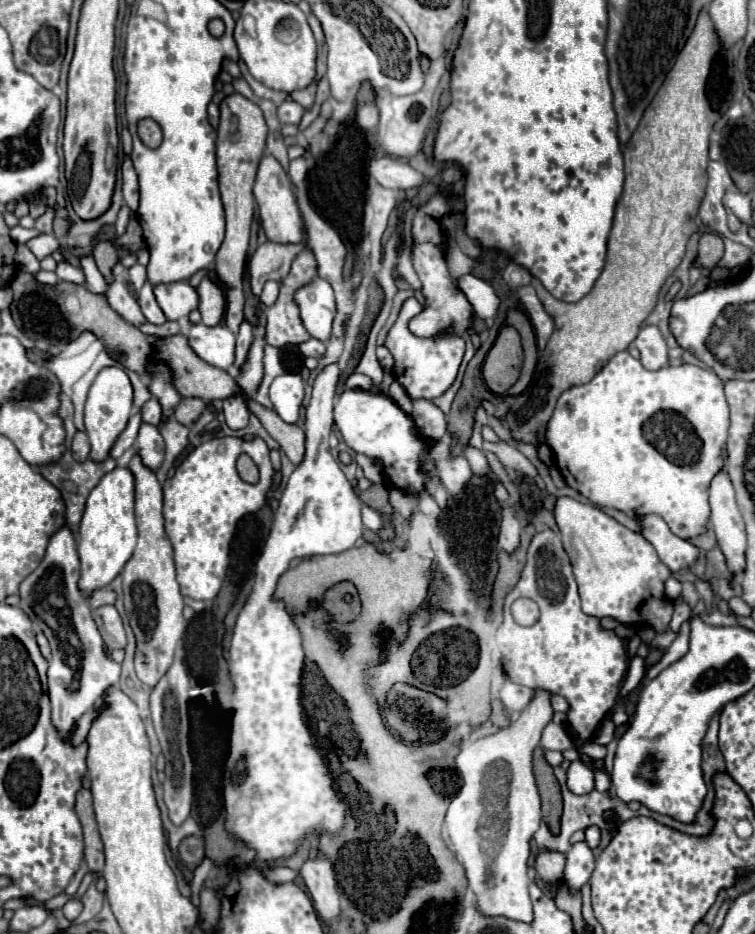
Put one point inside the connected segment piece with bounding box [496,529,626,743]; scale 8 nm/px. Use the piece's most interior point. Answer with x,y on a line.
568,652

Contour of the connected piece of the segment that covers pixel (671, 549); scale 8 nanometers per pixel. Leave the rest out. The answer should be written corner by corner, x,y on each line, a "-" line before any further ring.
646,515
640,525
644,529
642,535
656,547
660,559
670,567
670,571
678,573
700,559
700,549
694,543
676,537
662,517

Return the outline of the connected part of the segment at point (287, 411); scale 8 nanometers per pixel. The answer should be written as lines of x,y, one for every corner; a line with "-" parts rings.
284,373
274,379
270,385
270,399
274,405
274,411
286,421
296,423
300,405
304,399
304,383
302,377
296,373

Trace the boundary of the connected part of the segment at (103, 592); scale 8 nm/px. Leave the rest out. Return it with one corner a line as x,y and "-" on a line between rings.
96,589
90,593
90,607
96,609
96,607
102,607
102,605
114,605
116,601
116,593
110,591
110,589

